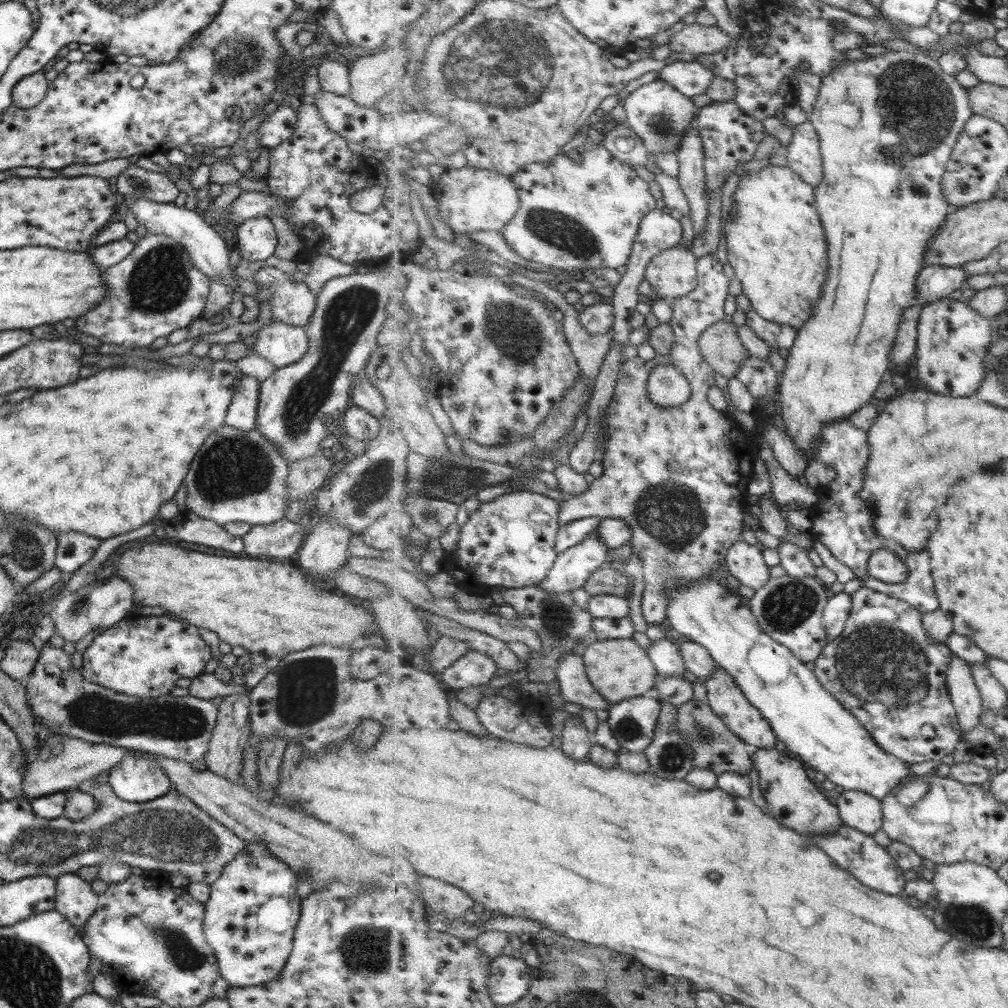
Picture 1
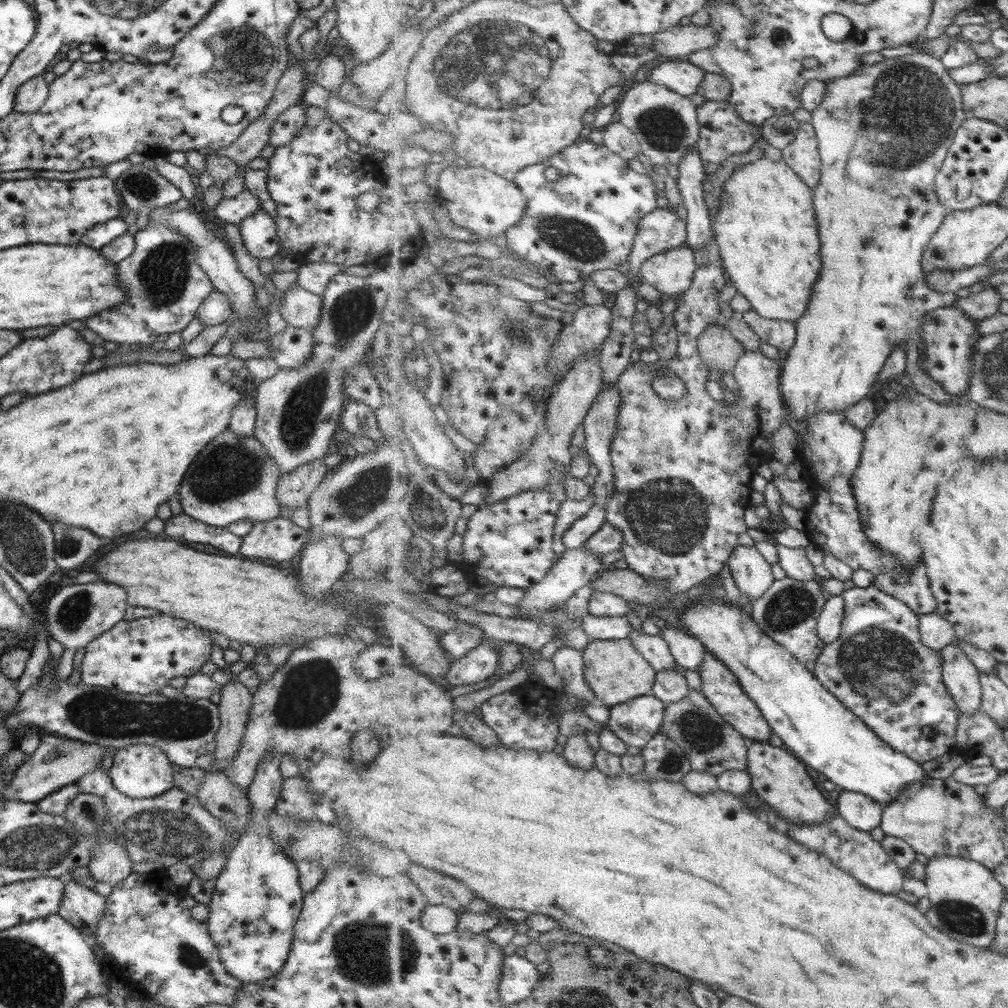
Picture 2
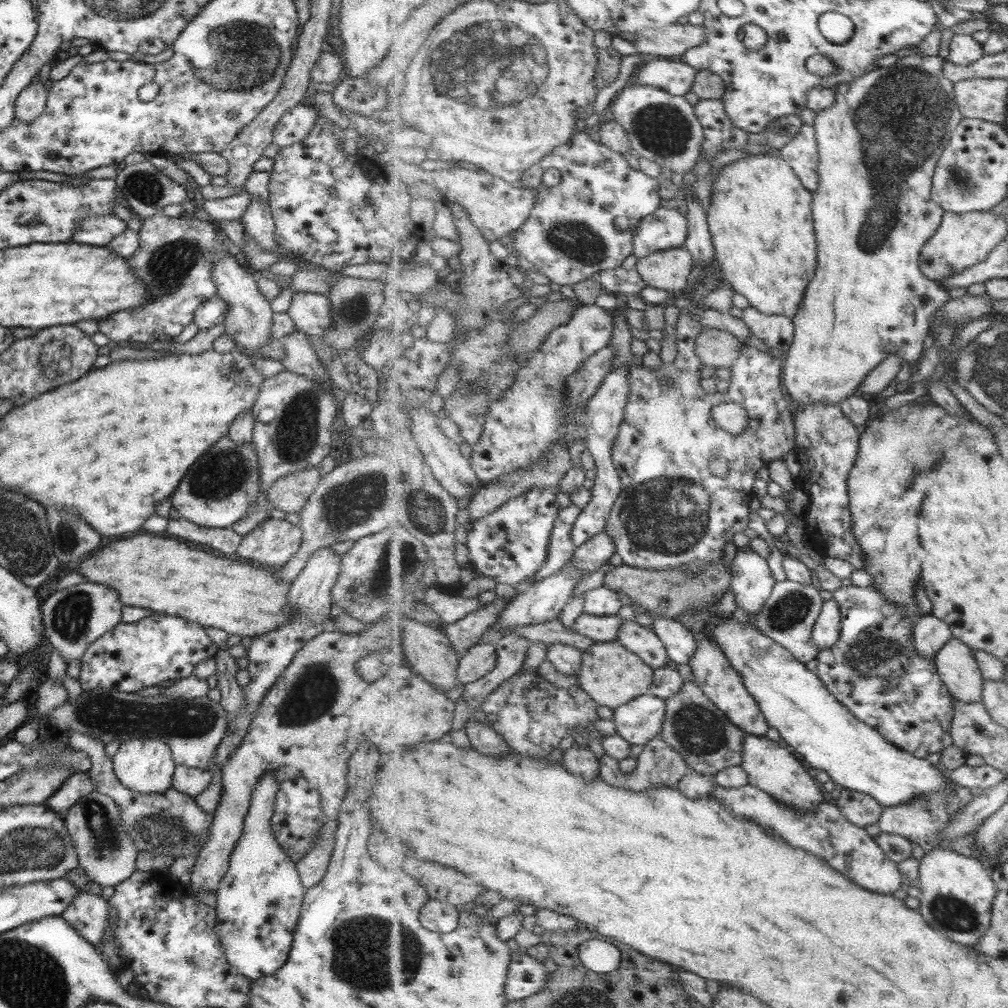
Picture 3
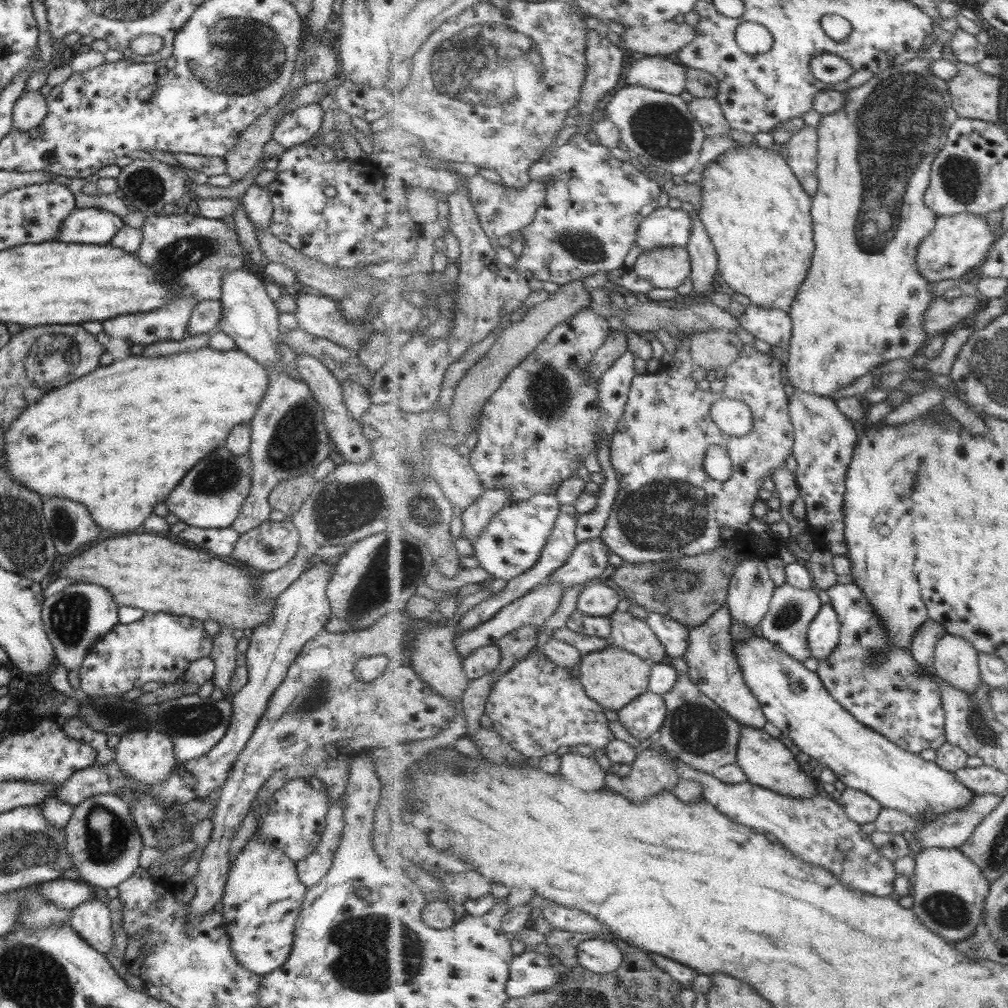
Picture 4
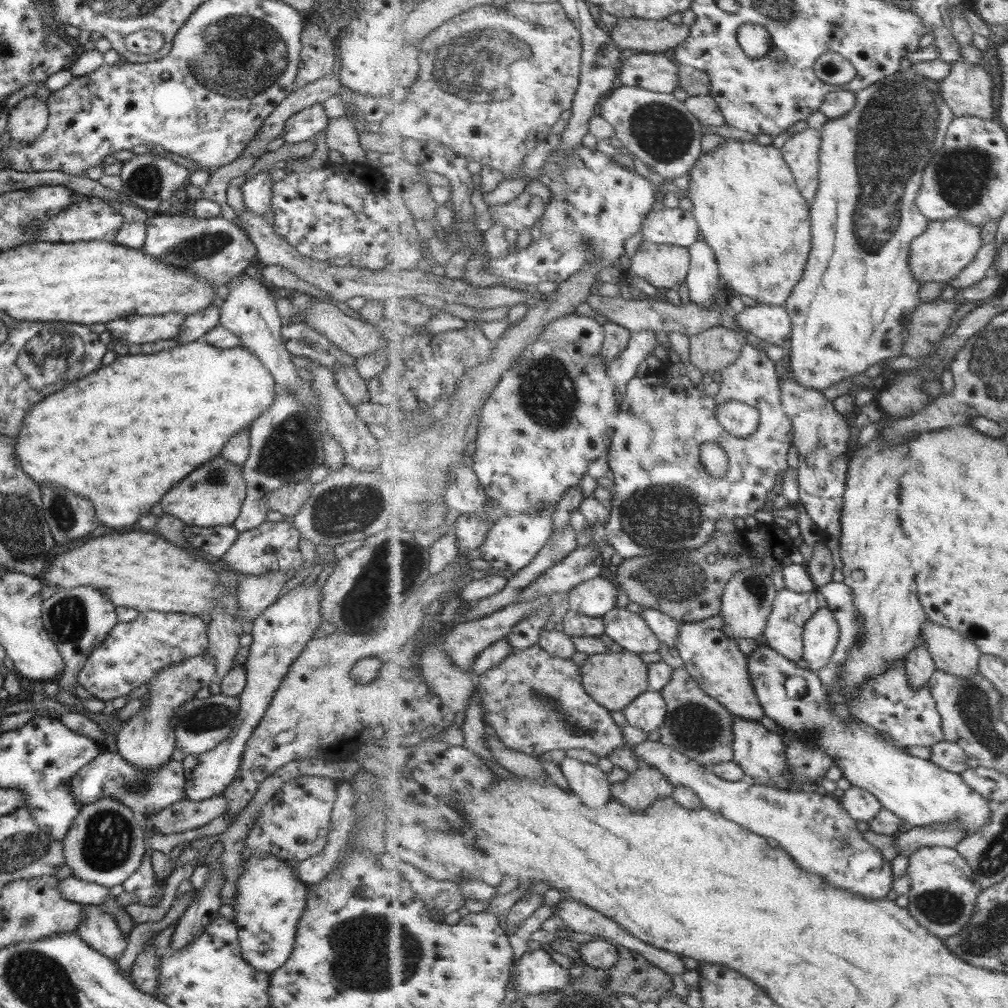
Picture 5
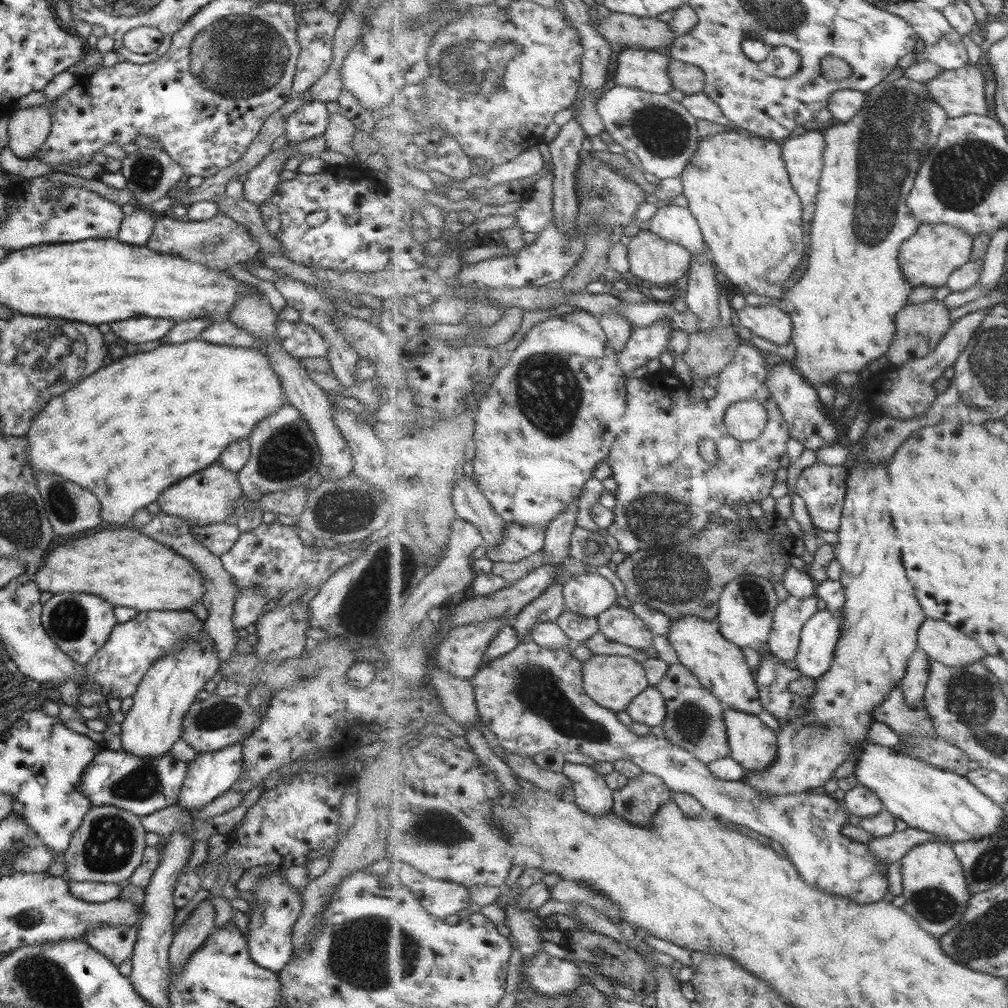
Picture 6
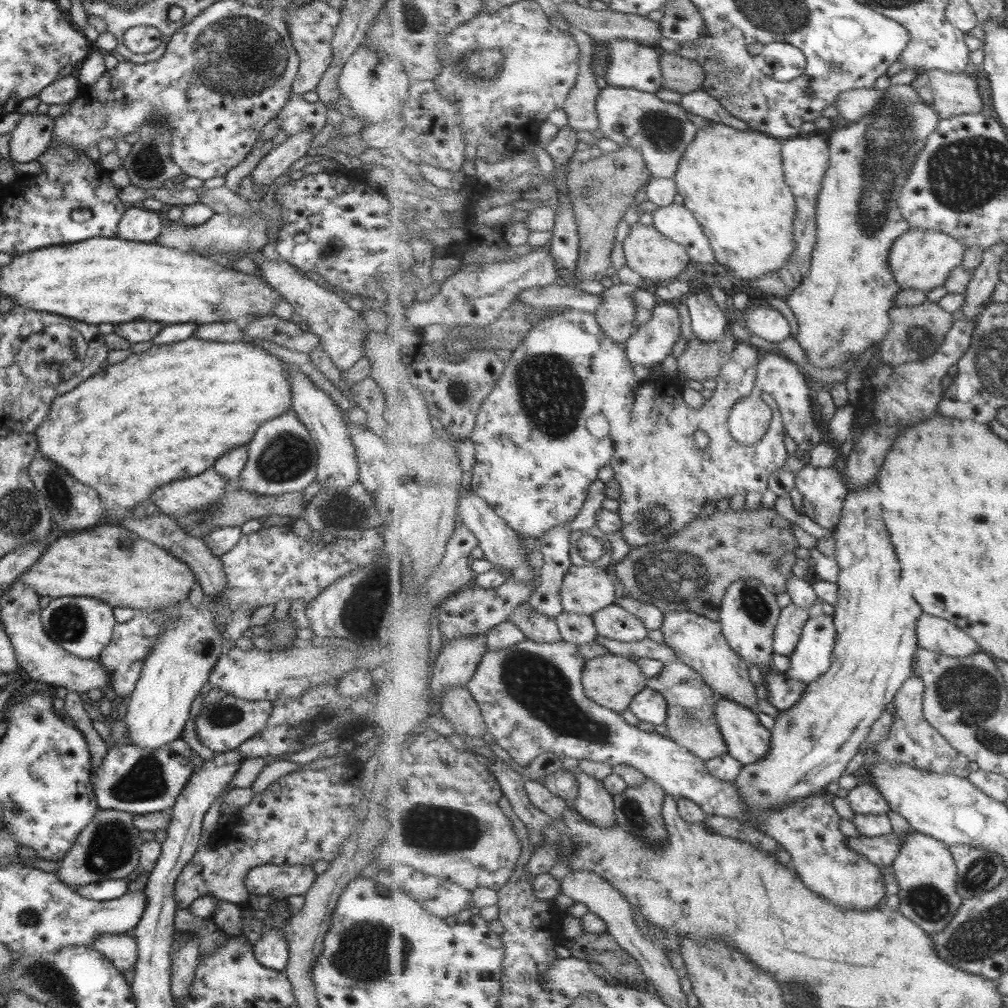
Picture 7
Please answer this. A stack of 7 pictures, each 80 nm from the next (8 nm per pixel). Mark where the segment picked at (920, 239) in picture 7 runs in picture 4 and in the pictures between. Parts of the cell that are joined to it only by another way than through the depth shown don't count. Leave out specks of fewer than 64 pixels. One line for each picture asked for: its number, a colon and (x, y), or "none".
4: (960, 242)
5: (948, 246)
6: (931, 256)

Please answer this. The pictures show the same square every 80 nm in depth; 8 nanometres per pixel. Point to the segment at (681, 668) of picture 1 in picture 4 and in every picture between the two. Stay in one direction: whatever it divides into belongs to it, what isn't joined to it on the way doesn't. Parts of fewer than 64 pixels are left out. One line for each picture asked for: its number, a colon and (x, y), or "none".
2: (655, 649)
3: (643, 641)
4: (631, 633)

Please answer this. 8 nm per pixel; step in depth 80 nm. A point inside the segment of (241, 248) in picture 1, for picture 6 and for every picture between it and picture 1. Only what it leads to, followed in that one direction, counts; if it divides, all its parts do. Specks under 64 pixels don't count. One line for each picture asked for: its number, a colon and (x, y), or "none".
2: (257, 232)
3: (257, 222)
4: (255, 200)
5: (255, 192)
6: (260, 182)

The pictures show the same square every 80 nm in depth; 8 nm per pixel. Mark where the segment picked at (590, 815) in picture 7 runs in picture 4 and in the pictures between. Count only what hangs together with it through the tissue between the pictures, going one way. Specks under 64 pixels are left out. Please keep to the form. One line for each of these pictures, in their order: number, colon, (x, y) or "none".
4: (586, 772)
5: (591, 783)
6: (591, 791)

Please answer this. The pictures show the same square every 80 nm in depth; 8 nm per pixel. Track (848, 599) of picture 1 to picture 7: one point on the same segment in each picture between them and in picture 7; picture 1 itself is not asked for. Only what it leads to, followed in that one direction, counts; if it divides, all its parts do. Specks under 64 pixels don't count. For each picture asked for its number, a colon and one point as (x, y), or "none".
2: (830, 626)
3: (827, 632)
4: (824, 633)
5: (822, 633)
6: (819, 638)
7: (813, 657)

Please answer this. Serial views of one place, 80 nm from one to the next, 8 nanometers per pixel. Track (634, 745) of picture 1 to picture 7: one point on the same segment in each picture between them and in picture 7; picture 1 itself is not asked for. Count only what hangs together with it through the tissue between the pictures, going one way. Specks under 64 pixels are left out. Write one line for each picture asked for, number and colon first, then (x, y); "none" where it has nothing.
2: (636, 722)
3: (641, 720)
4: (643, 718)
5: (649, 711)
6: (650, 708)
7: (649, 705)

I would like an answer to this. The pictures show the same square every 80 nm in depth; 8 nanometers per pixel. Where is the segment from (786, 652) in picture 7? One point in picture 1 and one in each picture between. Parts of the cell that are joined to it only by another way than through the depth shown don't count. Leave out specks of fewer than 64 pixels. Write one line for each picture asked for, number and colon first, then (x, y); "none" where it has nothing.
1: (791, 610)
2: (789, 612)
3: (789, 617)
4: (792, 610)
5: (792, 610)
6: (792, 613)

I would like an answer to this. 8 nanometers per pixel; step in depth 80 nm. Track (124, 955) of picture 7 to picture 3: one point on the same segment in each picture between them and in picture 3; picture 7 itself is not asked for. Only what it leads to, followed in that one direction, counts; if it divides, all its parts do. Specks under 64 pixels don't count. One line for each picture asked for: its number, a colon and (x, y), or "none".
3: (88, 913)
4: (91, 920)
5: (99, 931)
6: (114, 942)

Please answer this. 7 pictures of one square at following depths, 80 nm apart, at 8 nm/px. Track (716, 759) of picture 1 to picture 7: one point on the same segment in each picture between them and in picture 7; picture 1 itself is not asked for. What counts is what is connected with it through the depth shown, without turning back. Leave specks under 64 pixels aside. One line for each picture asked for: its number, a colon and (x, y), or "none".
2: (713, 745)
3: (694, 726)
4: (697, 730)
5: (698, 724)
6: (696, 720)
7: (692, 703)

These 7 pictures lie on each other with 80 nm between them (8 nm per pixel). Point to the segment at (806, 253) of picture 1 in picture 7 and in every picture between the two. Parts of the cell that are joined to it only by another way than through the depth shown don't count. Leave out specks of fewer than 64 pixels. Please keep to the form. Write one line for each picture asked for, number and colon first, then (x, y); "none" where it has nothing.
2: (766, 229)
3: (761, 220)
4: (758, 214)
5: (745, 197)
6: (738, 187)
7: (733, 181)

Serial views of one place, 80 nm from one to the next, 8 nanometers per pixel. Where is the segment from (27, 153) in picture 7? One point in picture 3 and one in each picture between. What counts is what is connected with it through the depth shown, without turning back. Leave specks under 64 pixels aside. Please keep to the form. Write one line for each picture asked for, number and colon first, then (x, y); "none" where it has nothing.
3: (30, 101)
4: (29, 109)
5: (26, 119)
6: (27, 127)

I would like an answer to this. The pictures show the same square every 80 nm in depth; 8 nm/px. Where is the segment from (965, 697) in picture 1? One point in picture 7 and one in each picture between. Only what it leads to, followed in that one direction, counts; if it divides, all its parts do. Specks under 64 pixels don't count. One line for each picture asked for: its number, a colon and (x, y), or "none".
2: (962, 677)
3: (958, 668)
4: (956, 661)
5: (953, 653)
6: (940, 640)
7: (935, 633)

